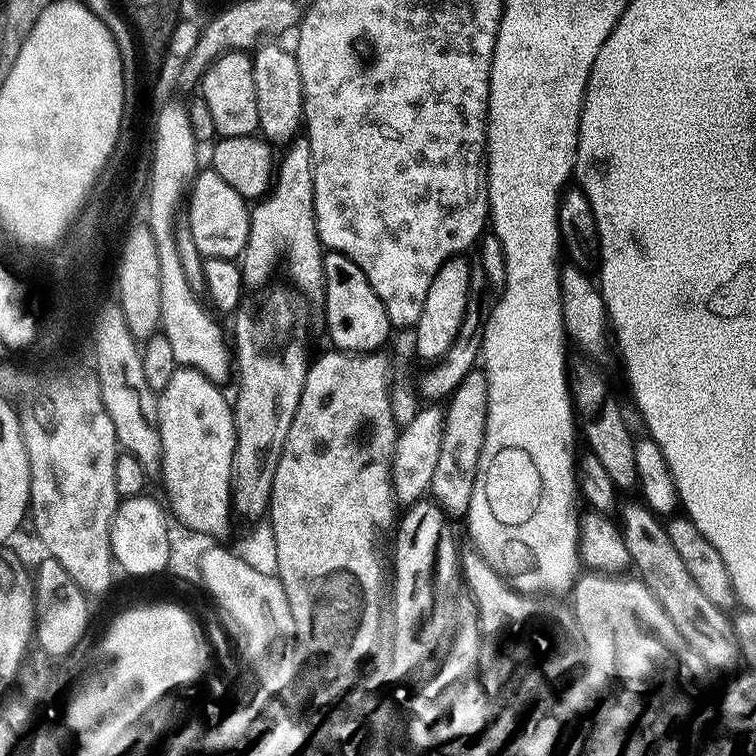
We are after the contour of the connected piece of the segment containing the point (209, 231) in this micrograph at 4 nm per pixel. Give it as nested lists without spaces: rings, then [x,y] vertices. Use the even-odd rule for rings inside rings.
[[[213,170],[201,171],[197,175],[190,189],[191,200],[188,228],[201,255],[209,260],[239,261],[250,238],[252,214],[249,201],[241,197],[234,187],[228,186]],[[224,244],[228,244],[228,248],[224,248]]]

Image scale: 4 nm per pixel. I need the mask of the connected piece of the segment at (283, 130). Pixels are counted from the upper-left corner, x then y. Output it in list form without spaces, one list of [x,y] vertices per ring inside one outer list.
[[[276,42],[265,43],[254,56],[254,82],[258,86],[258,114],[263,139],[276,146],[287,145],[297,137],[299,132],[296,131],[299,128],[301,131],[304,124],[304,83],[295,55],[289,49],[287,52],[279,48]]]

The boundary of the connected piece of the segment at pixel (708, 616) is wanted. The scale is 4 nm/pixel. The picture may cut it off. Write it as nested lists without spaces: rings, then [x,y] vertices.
[[[640,502],[626,505],[622,512],[623,508],[619,513],[620,518],[618,516],[618,525],[632,559],[631,567],[677,626],[681,641],[691,651],[698,653],[709,669],[734,671],[742,664],[742,649],[733,621],[702,594],[693,575],[686,570],[677,547],[670,542],[665,521]]]

